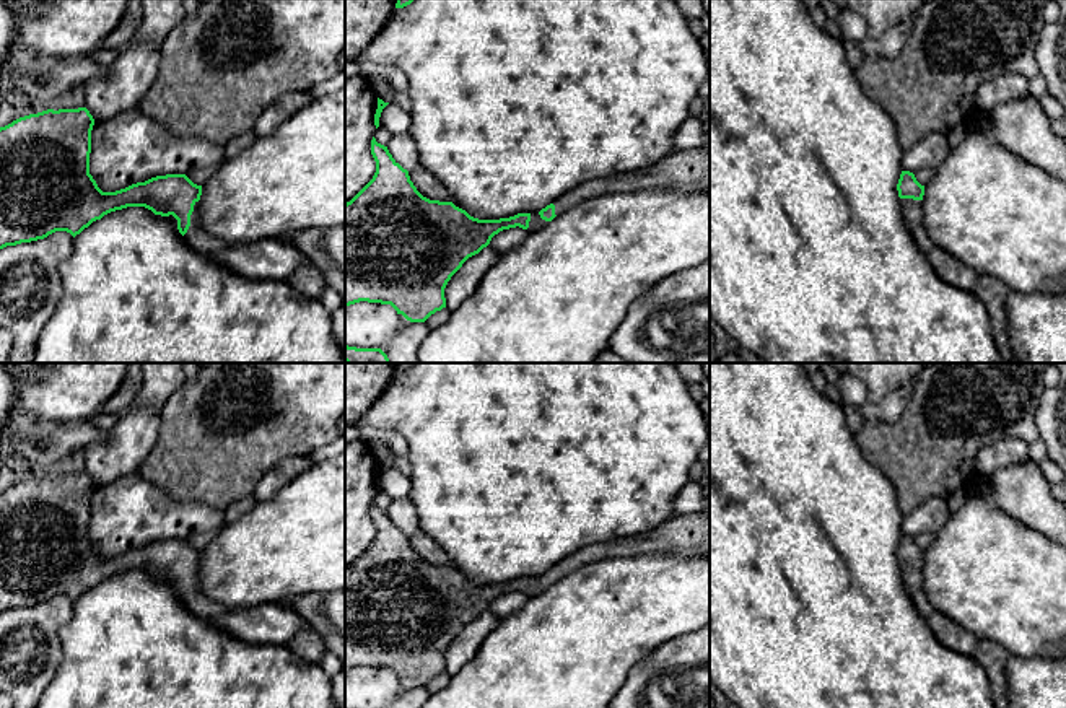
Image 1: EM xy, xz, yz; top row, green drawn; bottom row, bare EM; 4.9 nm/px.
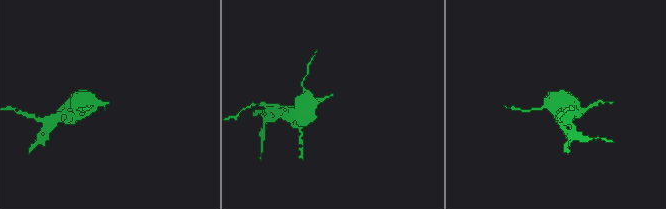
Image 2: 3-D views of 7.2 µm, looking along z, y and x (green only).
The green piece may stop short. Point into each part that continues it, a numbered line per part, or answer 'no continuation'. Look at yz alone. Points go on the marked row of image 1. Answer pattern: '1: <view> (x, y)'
1: yz (912, 209)

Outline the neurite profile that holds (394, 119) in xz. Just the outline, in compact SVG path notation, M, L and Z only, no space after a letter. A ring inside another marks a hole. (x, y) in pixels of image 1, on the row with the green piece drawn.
M389 103L381 112L379 127L389 130L392 135L407 133L410 127L410 112Z

